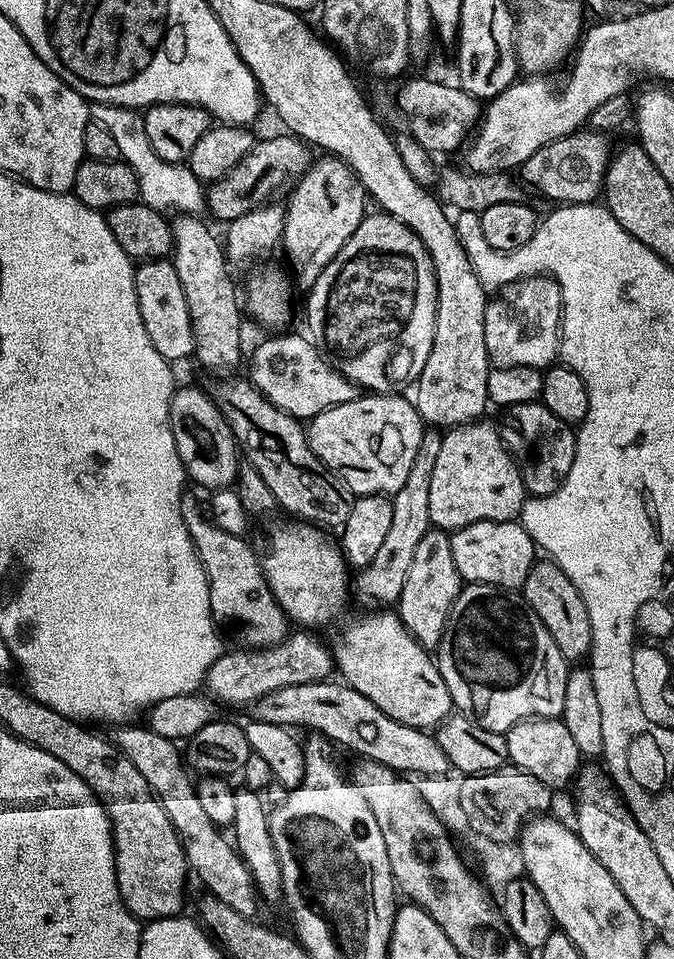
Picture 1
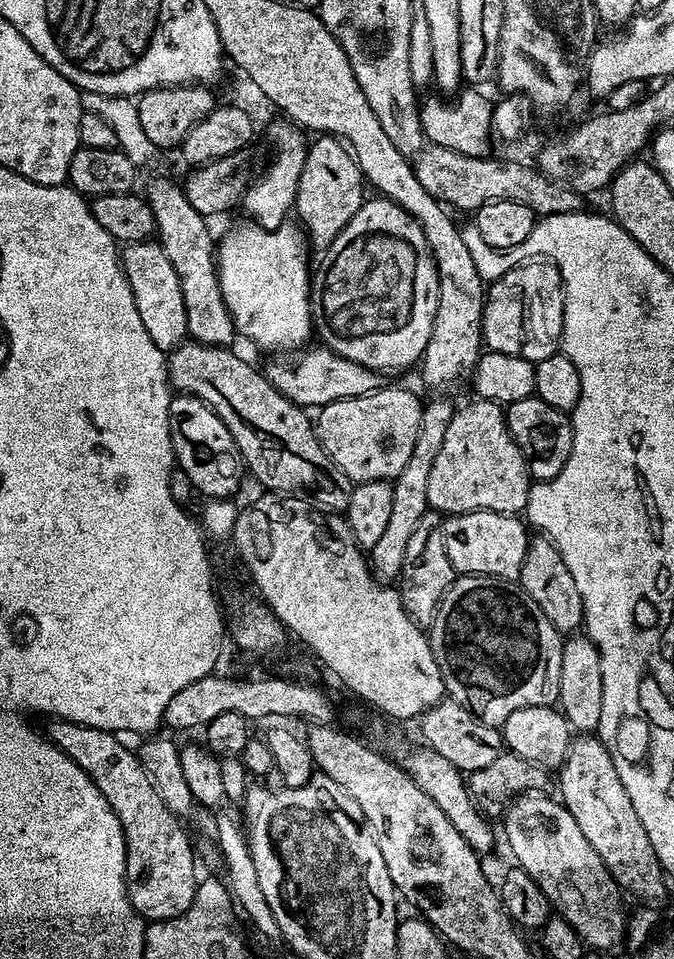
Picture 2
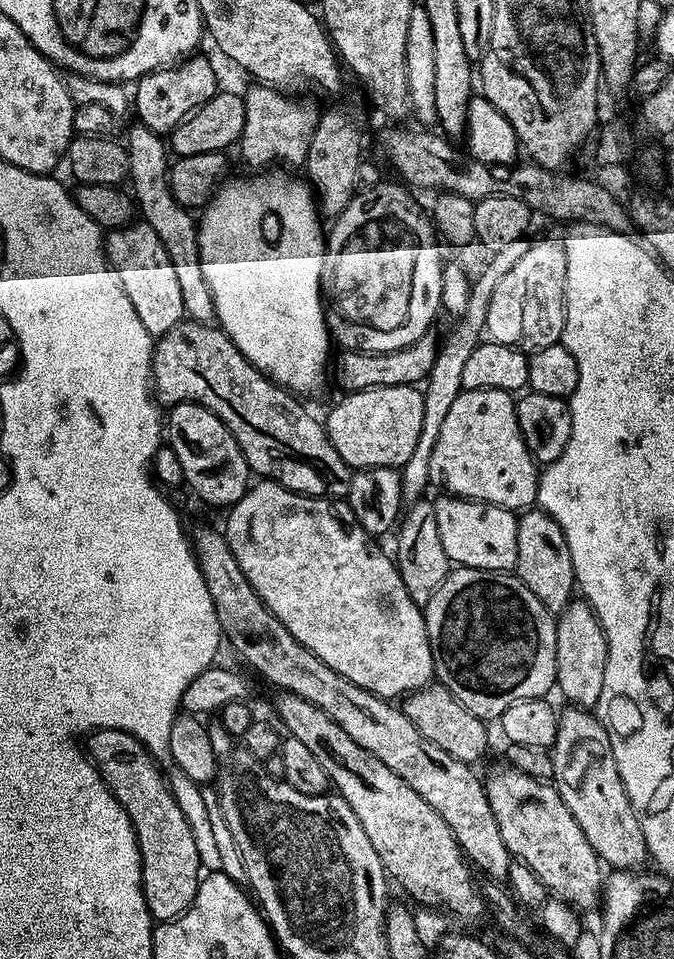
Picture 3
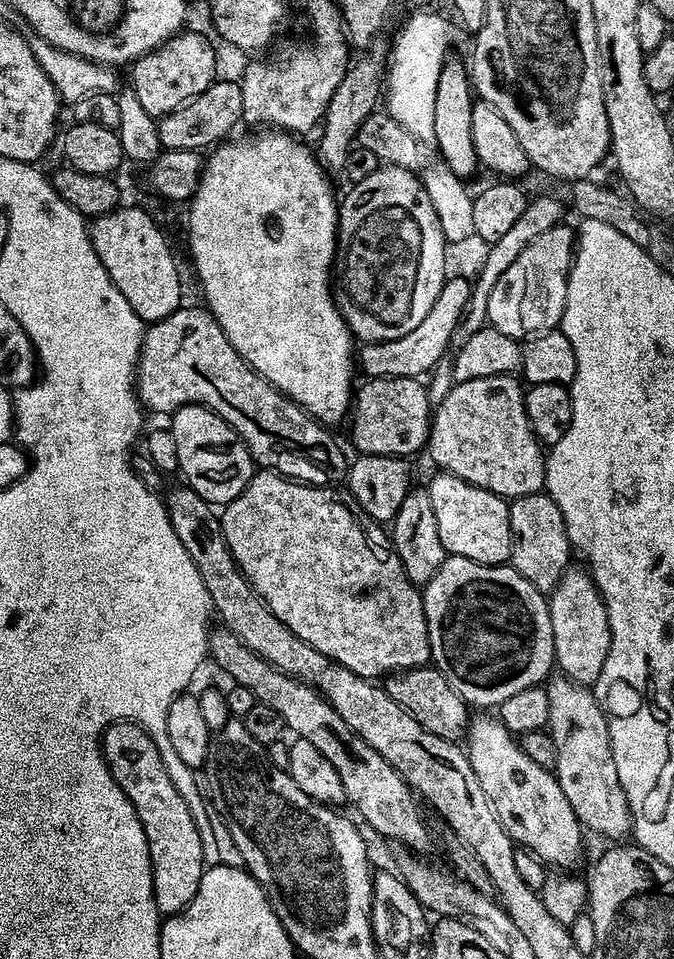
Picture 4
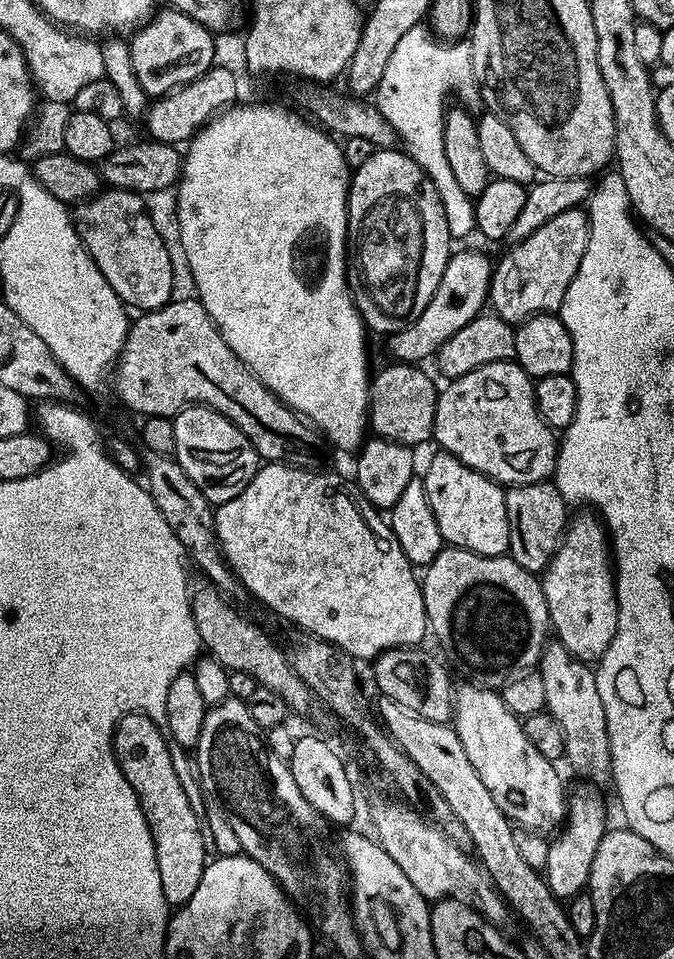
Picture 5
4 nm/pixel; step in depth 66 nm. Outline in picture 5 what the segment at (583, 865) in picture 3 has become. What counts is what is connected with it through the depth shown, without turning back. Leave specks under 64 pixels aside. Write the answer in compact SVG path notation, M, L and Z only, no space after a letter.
M469 682L455 689L454 692L454 727L462 742L462 750L466 750L466 758L470 758L470 766L478 770L478 778L482 778L482 786L490 790L490 798L494 798L494 806L502 810L502 814L511 820L517 829L525 832L552 834L564 823L566 815L566 791L560 776L556 773L557 765L546 759L526 738L521 717L506 710L506 702L502 702L500 692L482 688L475 682Z

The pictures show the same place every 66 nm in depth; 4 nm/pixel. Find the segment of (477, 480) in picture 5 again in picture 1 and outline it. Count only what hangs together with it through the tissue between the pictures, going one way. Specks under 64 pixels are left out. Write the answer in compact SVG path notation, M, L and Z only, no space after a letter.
M516 520L474 522L451 533L448 541L450 554L454 554L454 566L458 566L461 581L470 584L492 584L495 588L505 590L523 589L526 578L538 559L536 545Z

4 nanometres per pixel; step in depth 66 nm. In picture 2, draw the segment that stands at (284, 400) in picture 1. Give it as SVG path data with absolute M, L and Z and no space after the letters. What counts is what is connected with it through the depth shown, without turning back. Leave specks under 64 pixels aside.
M305 347L299 355L292 358L297 360L292 360L289 364L283 364L280 361L283 359L280 358L269 359L272 361L269 362L268 368L266 367L267 378L290 402L300 405L305 410L319 410L330 402L365 396L381 387L382 376L375 368L350 362L350 358L342 358L329 348L312 347Z

